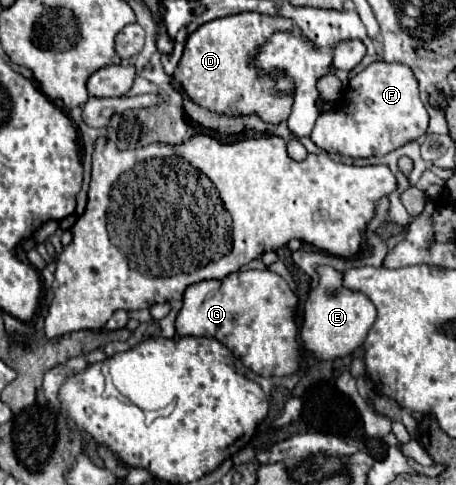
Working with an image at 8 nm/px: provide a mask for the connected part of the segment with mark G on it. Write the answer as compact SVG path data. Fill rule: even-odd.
M269 269L237 271L221 281L201 281L187 287L175 327L179 337L215 337L257 375L289 377L299 371L304 359L295 325L297 303L299 295L277 273Z

